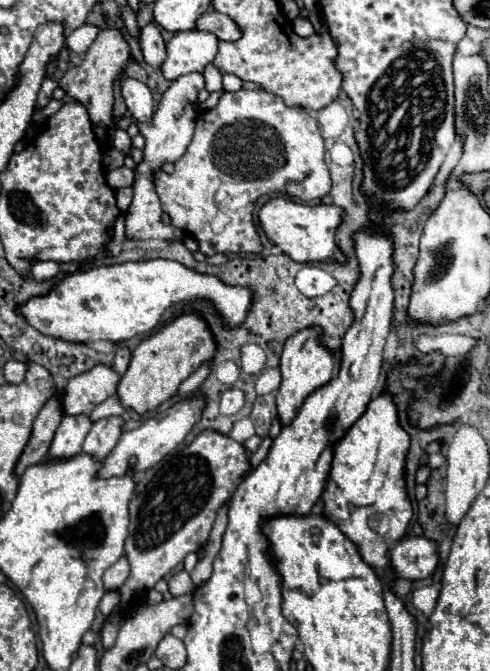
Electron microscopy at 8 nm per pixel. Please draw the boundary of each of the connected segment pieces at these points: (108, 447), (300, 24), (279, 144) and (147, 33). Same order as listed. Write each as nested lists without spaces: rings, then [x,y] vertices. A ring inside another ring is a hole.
[[[106,417],[92,425],[90,433],[84,441],[84,453],[102,461],[118,443],[122,435],[122,419],[120,417]]]
[[[296,17],[292,21],[292,27],[294,27],[294,33],[300,35],[300,37],[310,37],[314,33],[314,27],[308,19],[302,19],[302,17]]]
[[[240,89],[236,93],[224,93],[222,99],[218,101],[218,105],[214,109],[208,109],[208,111],[200,111],[198,117],[196,117],[196,129],[194,129],[194,137],[192,137],[192,143],[186,151],[186,155],[182,159],[178,159],[174,163],[174,173],[168,175],[164,171],[158,171],[156,173],[156,193],[162,201],[162,209],[164,213],[170,217],[170,223],[178,229],[182,229],[186,235],[194,237],[198,241],[198,247],[200,251],[208,257],[208,255],[216,255],[216,253],[224,253],[224,255],[230,255],[230,253],[260,253],[262,251],[262,241],[260,241],[260,233],[256,229],[256,223],[254,223],[254,217],[252,217],[252,211],[254,211],[254,205],[258,201],[258,197],[262,195],[268,195],[268,193],[286,193],[290,197],[296,197],[296,199],[302,199],[302,201],[312,201],[312,199],[320,199],[324,195],[330,193],[330,187],[332,187],[332,179],[330,179],[330,173],[328,173],[328,167],[324,163],[324,139],[320,135],[320,129],[318,129],[318,123],[314,119],[314,115],[310,115],[308,111],[300,111],[300,109],[294,109],[294,107],[288,107],[284,105],[284,101],[268,91],[248,91],[248,89]],[[224,215],[226,223],[218,229],[214,223],[216,219],[220,219]]]
[[[150,23],[148,27],[142,29],[140,47],[142,47],[144,59],[146,59],[148,65],[160,67],[164,63],[164,59],[166,59],[166,43],[162,39],[160,29],[154,23]]]

